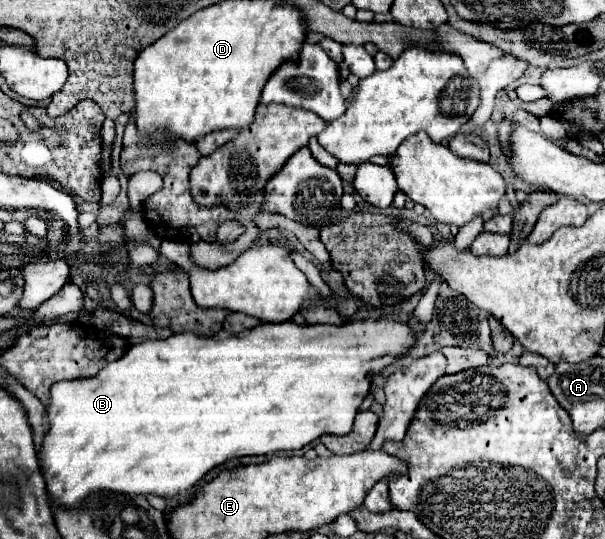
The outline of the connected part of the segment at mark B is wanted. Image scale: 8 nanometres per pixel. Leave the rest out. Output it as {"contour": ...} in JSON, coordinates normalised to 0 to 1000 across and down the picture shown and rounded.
{"contour":[[[628,590],[628,594],[588,594],[565,605],[552,601],[512,601],[496,605],[483,594],[469,601],[430,601],[426,609],[403,612],[397,620],[360,612],[350,623],[331,623],[324,616],[301,616],[284,620],[278,631],[245,631],[235,638],[218,642],[205,664],[179,675],[165,686],[165,694],[152,705],[119,705],[119,709],[96,709],[83,720],[83,750],[76,761],[76,772],[83,779],[83,801],[73,809],[73,824],[66,835],[66,857],[69,857],[69,879],[79,902],[83,924],[96,939],[106,942],[129,942],[139,924],[149,913],[159,909],[188,909],[188,913],[208,913],[208,917],[261,917],[268,924],[291,920],[298,913],[311,913],[344,872],[354,865],[370,861],[380,850],[393,846],[436,846],[453,839],[476,839],[476,835],[496,835],[516,816],[529,813],[532,805],[552,805],[569,809],[582,798],[582,783],[588,764],[595,761],[595,750],[608,735],[612,709],[621,694],[628,694],[638,679],[645,679],[658,660],[671,660],[681,642],[688,638],[684,616],[674,601]]]}

